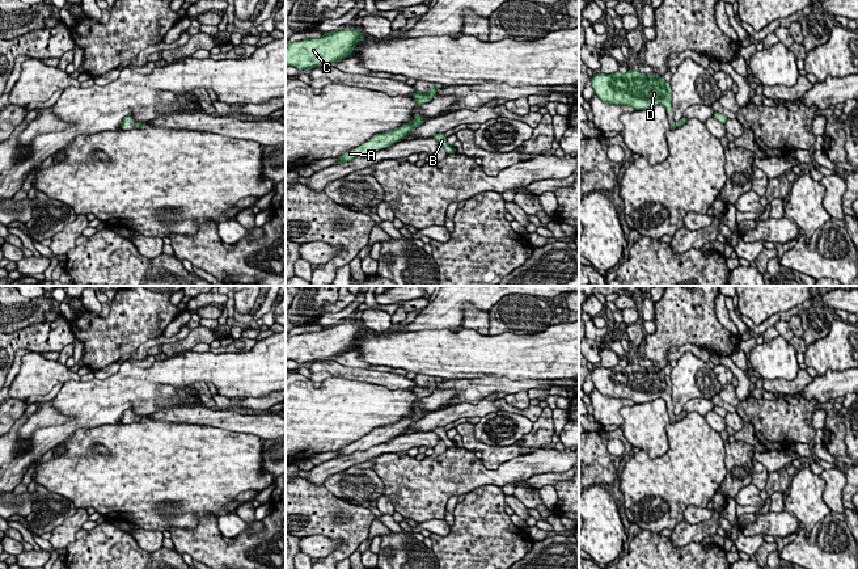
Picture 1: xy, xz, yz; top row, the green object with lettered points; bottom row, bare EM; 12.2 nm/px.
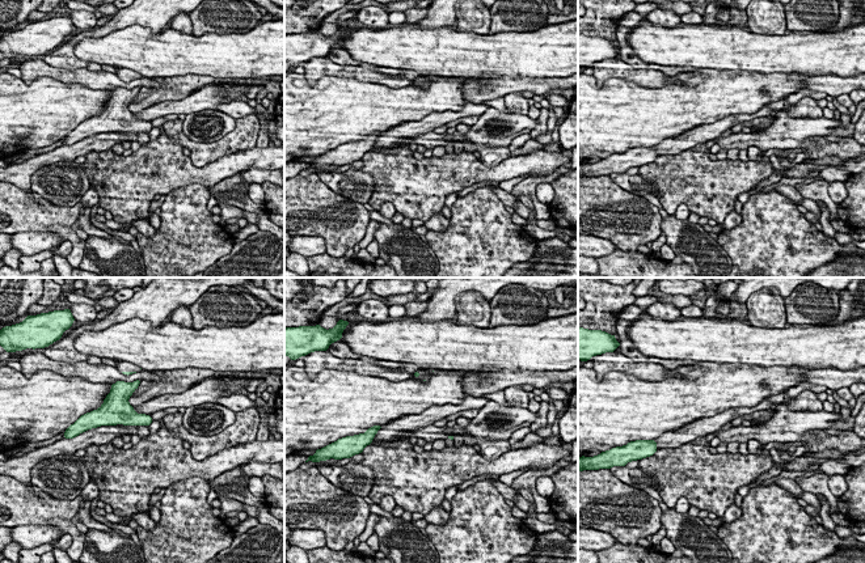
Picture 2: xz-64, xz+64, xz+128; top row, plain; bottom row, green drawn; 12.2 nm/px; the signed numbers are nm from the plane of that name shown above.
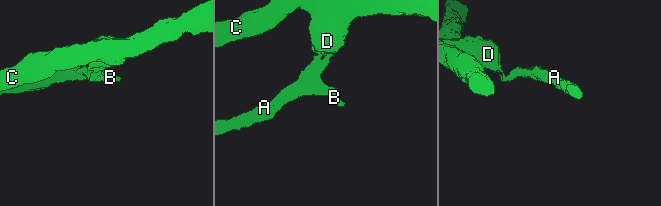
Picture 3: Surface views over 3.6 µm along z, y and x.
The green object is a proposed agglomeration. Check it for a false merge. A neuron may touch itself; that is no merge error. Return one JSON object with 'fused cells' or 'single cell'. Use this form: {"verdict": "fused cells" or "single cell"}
{"verdict": "single cell"}

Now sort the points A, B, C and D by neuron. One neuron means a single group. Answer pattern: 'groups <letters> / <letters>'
groups A B C D

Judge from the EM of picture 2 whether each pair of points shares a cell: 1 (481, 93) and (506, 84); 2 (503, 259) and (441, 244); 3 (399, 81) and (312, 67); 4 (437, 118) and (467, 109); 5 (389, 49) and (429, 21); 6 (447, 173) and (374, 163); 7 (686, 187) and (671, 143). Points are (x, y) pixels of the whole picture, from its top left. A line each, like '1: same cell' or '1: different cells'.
1: same cell
2: same cell
3: same cell
4: same cell
5: different cells
6: same cell
7: different cells

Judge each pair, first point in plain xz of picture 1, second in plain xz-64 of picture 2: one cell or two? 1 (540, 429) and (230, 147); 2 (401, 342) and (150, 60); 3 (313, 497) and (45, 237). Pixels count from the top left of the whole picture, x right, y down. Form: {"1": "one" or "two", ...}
{"1": "one", "2": "one", "3": "two"}

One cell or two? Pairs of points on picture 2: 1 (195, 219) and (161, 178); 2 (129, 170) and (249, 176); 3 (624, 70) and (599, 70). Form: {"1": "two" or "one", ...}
{"1": "two", "2": "two", "3": "one"}

